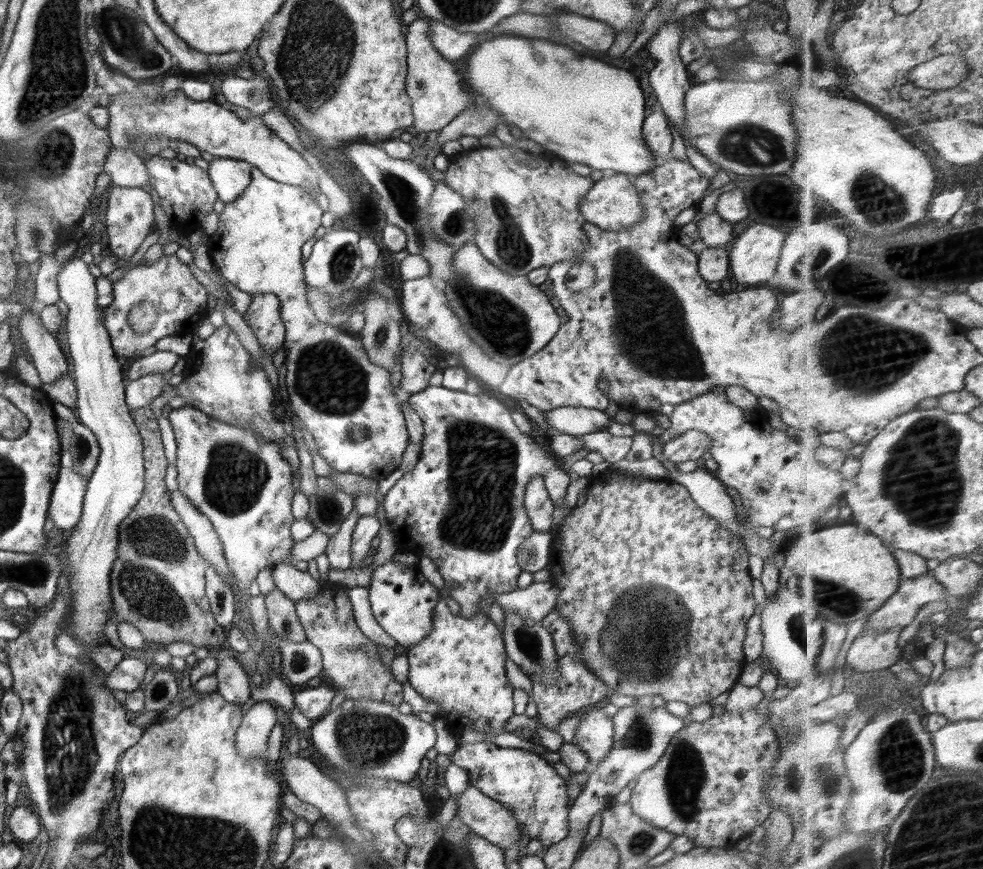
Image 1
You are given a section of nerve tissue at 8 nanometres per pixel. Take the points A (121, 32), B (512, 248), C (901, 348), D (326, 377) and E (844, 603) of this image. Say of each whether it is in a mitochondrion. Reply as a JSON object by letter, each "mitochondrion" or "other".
{"A":"mitochondrion","B":"mitochondrion","C":"mitochondrion","D":"mitochondrion","E":"mitochondrion"}

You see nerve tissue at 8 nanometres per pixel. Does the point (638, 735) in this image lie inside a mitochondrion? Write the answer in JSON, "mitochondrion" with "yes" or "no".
{"mitochondrion":"yes"}

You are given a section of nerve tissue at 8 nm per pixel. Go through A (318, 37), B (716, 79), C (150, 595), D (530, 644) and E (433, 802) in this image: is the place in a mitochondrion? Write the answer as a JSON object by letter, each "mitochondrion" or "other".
{"A":"mitochondrion","B":"other","C":"mitochondrion","D":"mitochondrion","E":"other"}

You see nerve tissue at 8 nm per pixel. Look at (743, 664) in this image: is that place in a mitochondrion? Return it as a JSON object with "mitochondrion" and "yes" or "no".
{"mitochondrion":"no"}

